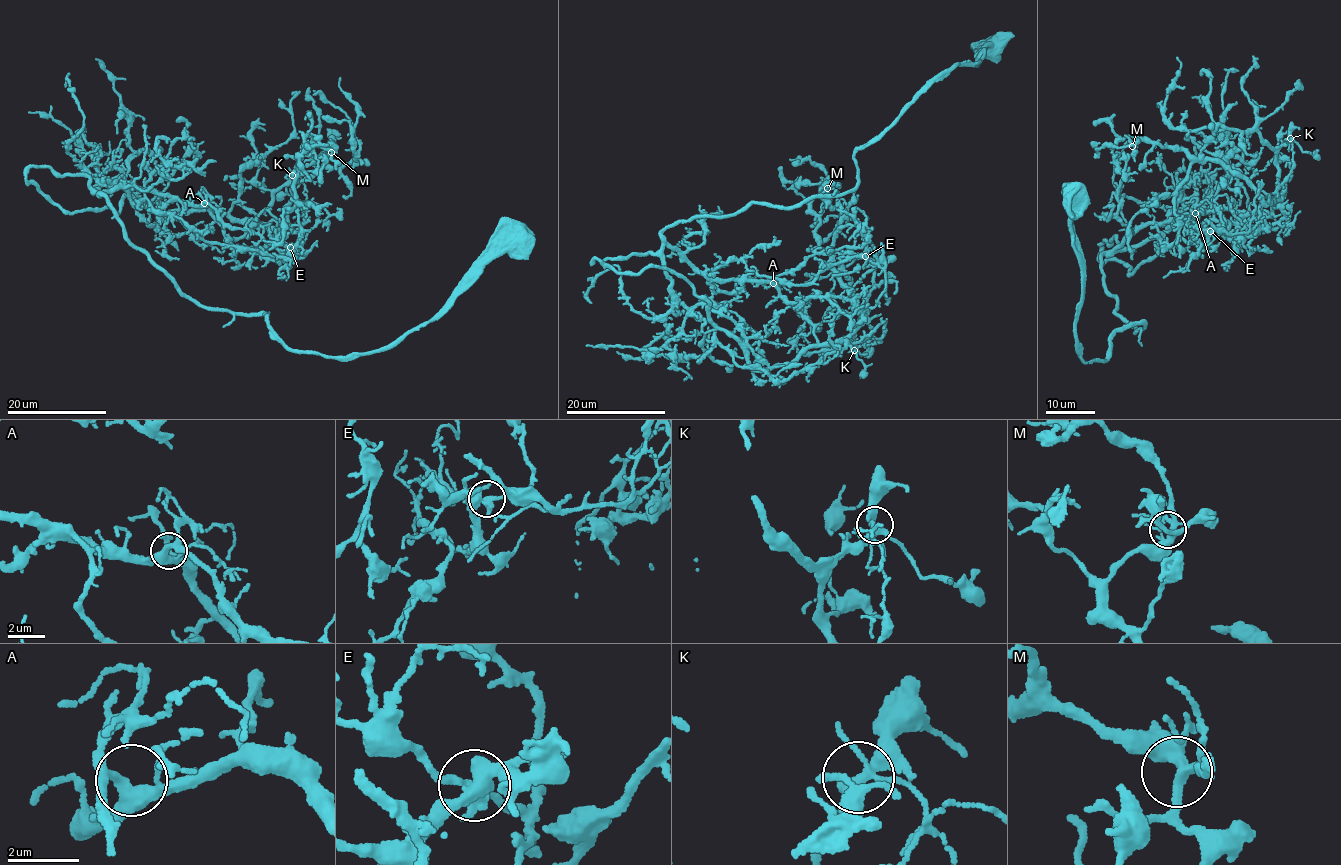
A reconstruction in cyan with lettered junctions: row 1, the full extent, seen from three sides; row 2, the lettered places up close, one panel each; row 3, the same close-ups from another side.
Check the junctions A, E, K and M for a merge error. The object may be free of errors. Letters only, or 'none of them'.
E

